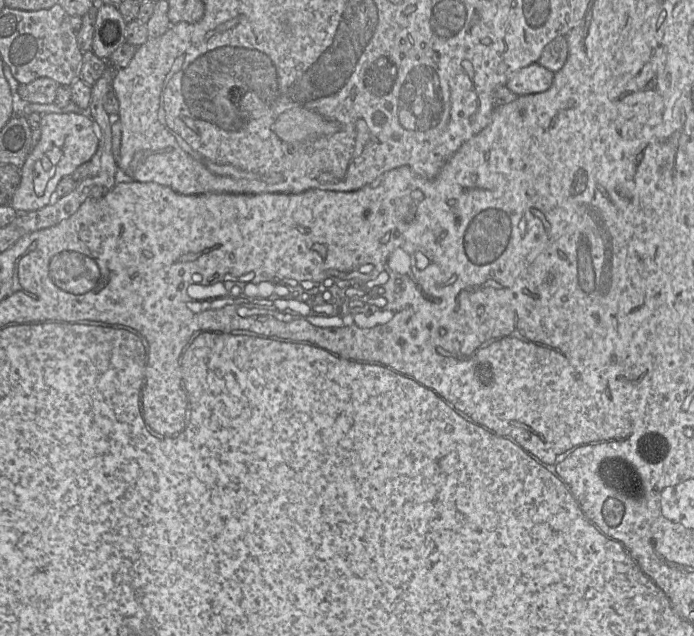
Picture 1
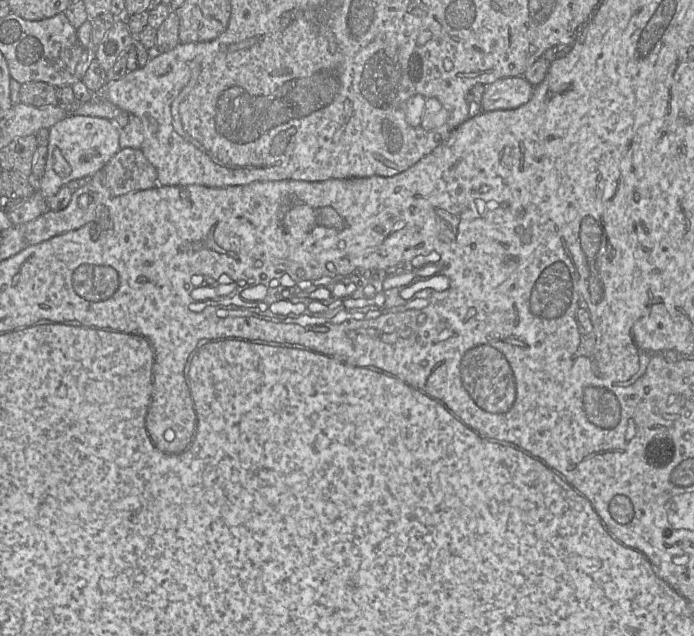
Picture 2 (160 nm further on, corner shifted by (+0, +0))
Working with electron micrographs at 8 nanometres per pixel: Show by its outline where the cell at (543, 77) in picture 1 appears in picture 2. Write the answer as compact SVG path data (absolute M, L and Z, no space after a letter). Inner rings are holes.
M523 76L501 78L485 85L480 111L510 110L526 104L534 91Z

